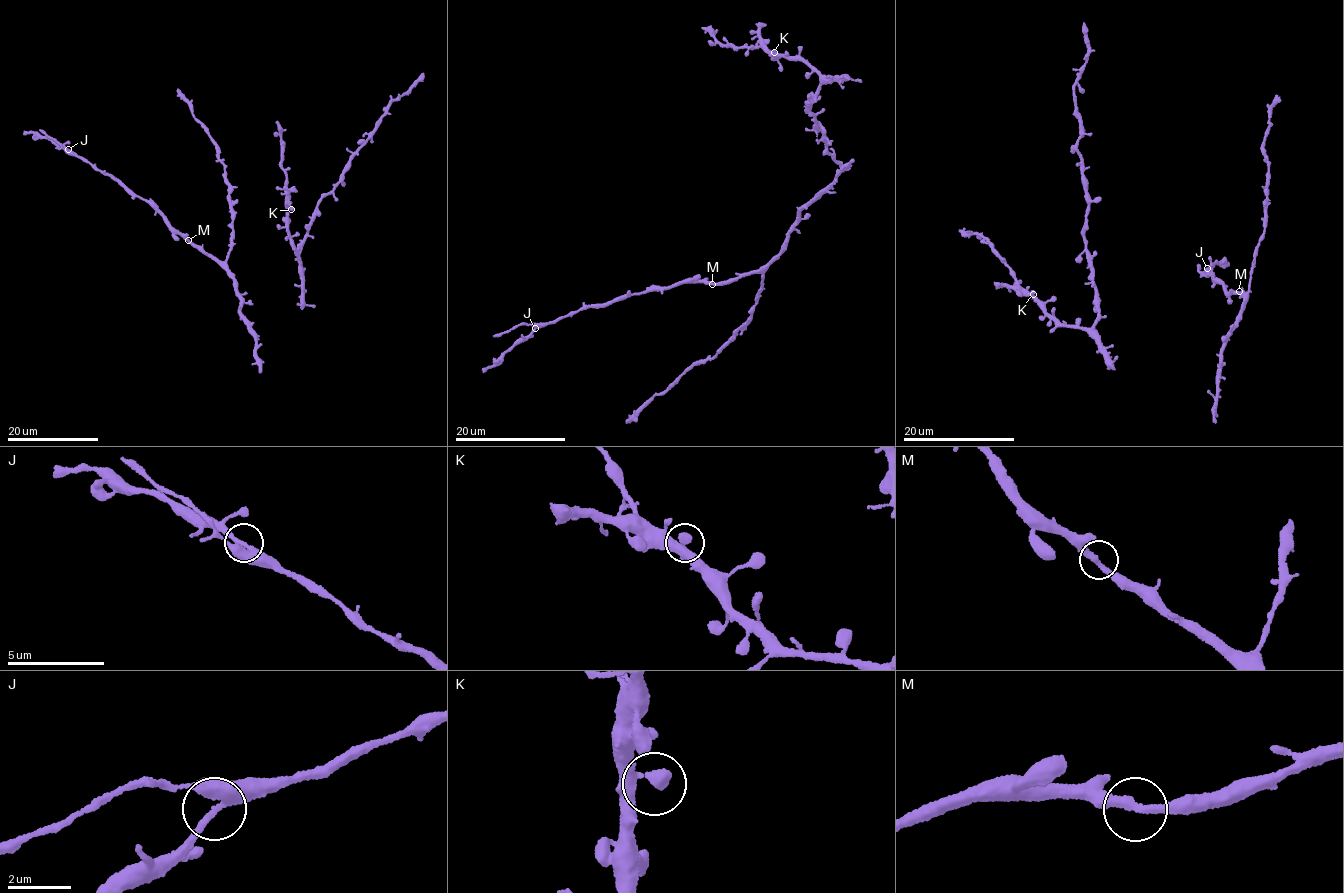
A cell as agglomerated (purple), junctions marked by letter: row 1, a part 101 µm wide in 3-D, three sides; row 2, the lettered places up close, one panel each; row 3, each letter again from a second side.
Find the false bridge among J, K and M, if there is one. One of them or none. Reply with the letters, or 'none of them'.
none of them

